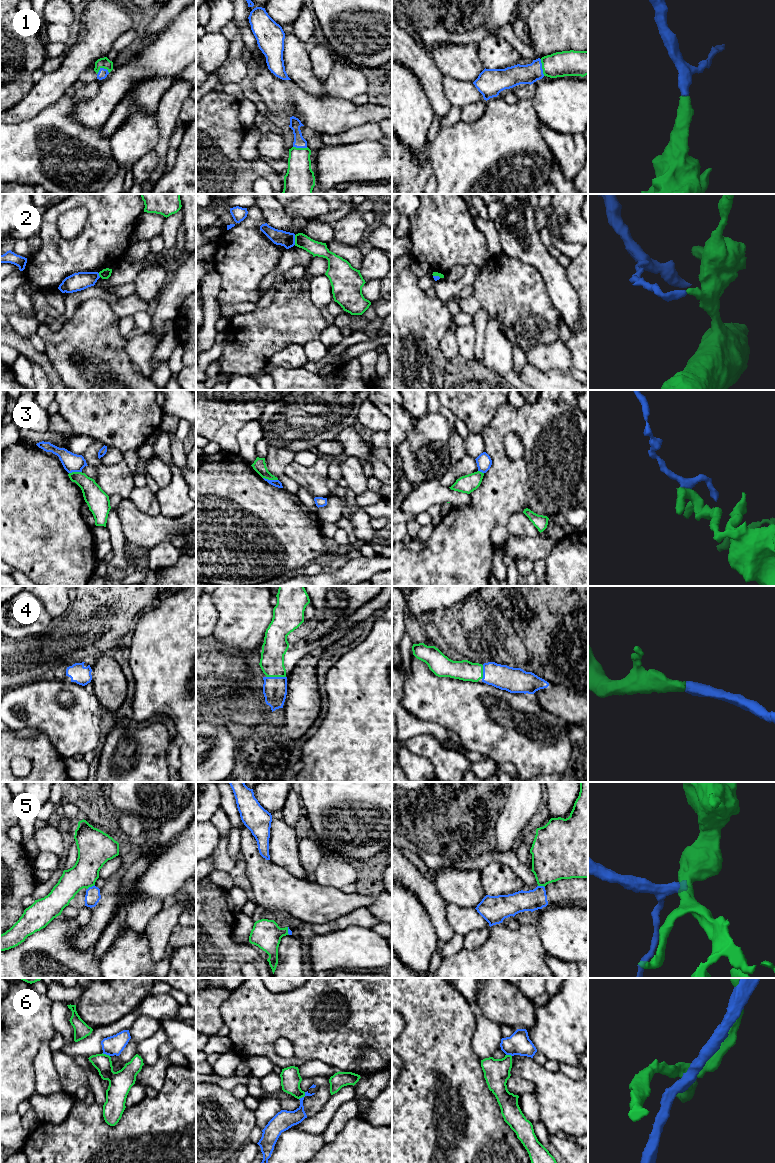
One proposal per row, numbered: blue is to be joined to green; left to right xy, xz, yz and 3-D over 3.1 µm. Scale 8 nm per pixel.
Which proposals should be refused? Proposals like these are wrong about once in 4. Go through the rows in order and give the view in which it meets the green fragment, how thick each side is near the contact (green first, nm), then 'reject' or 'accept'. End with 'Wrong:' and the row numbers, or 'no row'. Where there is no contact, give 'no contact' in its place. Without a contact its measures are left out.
1: yz | 200/160 nm | accept
2: xz | 120/130 nm | reject
3: xz | 110/60 nm | reject
4: xz | 200/190 nm | accept
5: xy | 240/120 nm | reject
6: xz | 160/160 nm | reject
Wrong: 2, 3, 5, 6

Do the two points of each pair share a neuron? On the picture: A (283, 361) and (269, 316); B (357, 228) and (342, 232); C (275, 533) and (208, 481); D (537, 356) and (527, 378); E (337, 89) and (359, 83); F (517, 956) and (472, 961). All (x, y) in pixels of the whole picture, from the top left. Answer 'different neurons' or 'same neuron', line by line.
A: different neurons
B: same neuron
C: same neuron
D: different neurons
E: same neuron
F: same neuron

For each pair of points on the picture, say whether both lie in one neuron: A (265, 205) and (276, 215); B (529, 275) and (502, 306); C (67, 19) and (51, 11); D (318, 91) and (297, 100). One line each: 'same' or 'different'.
A: same
B: same
C: same
D: different

